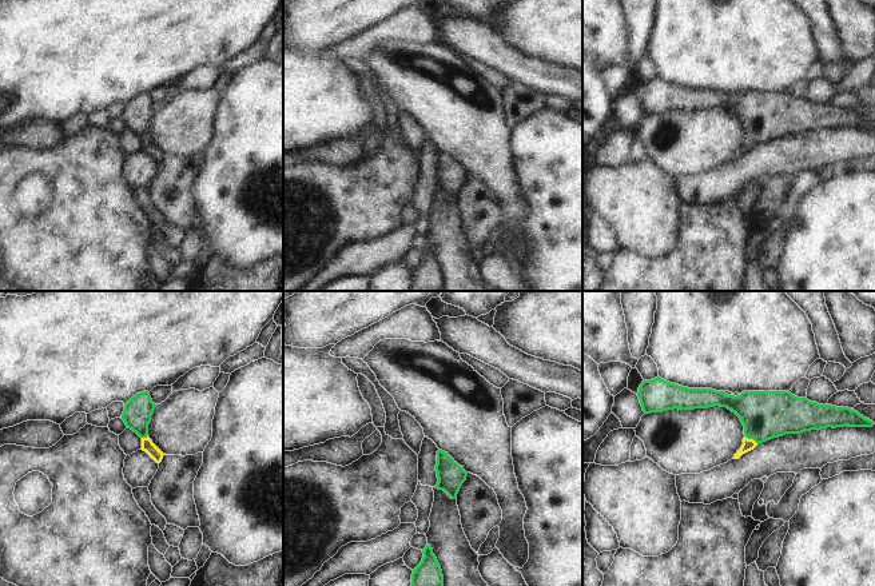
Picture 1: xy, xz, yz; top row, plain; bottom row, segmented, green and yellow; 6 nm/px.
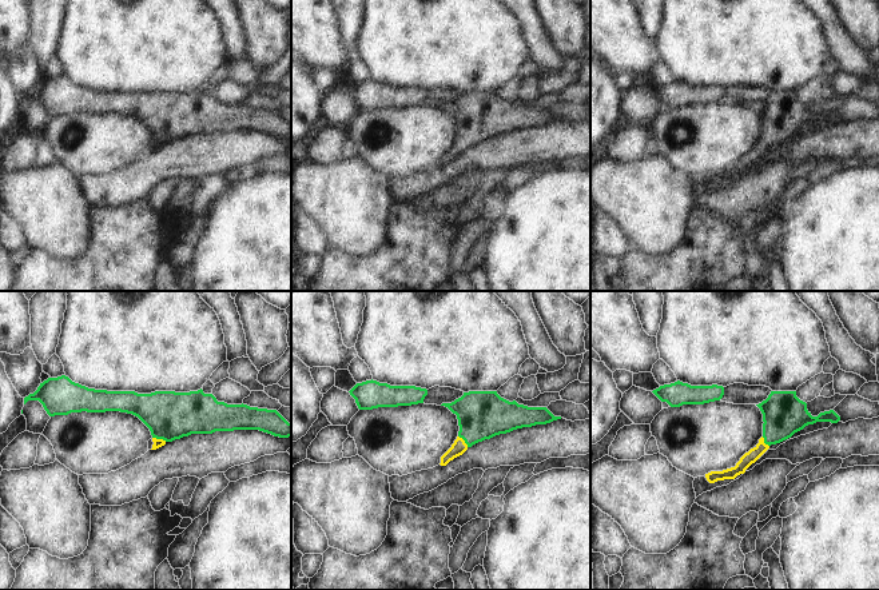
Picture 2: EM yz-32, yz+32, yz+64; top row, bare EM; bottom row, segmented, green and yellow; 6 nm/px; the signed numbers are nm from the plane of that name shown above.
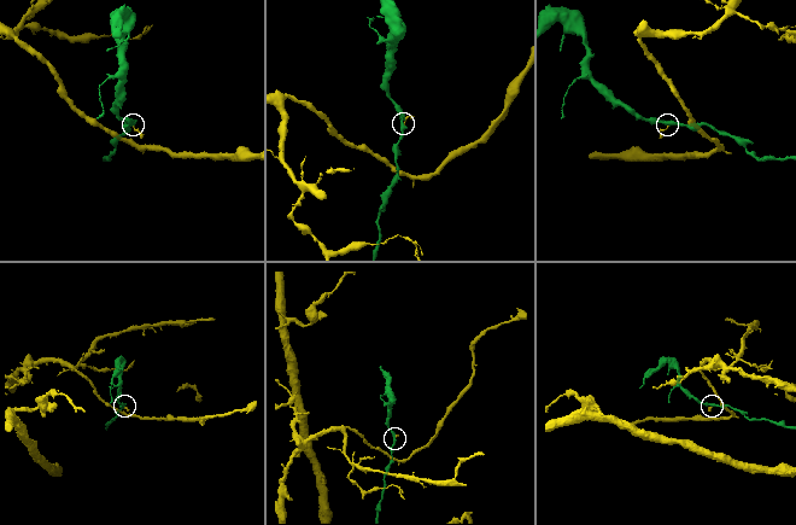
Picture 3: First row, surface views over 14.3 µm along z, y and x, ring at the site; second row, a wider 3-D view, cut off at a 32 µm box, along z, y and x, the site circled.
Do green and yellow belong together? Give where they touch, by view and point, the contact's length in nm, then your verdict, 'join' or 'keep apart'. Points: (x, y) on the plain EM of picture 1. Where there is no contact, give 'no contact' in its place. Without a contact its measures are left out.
meets green in yz at (751, 139); contact 100 nm long; join

